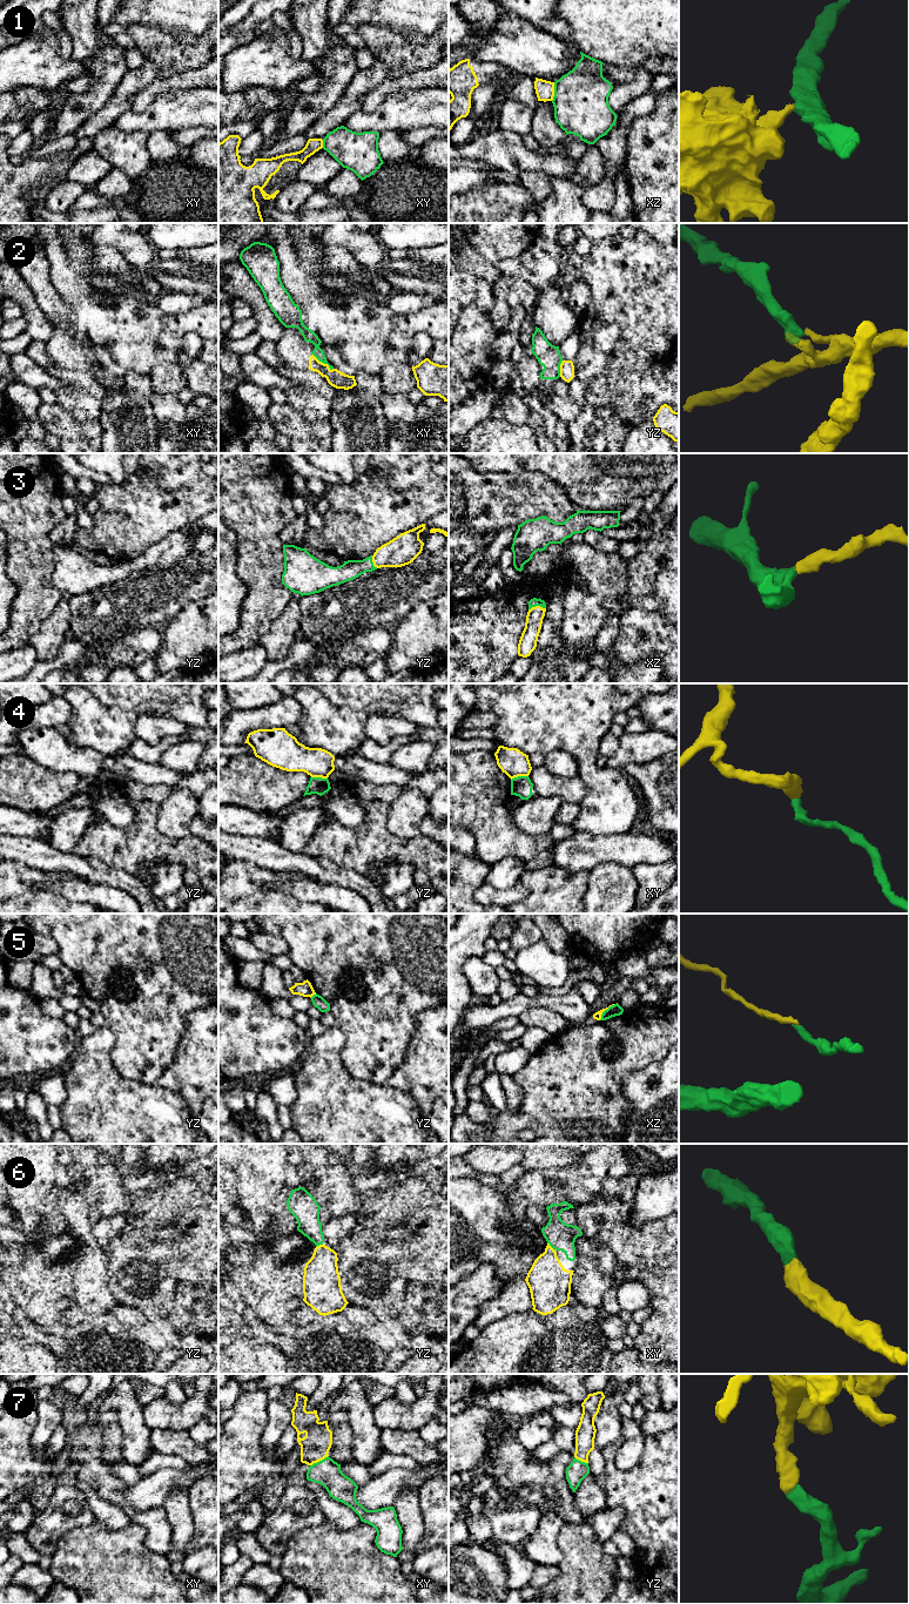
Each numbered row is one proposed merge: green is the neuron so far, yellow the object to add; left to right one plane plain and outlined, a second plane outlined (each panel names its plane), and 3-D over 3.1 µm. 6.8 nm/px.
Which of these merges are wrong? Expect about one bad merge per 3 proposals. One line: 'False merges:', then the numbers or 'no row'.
False merges: 1, 2, 4, 5

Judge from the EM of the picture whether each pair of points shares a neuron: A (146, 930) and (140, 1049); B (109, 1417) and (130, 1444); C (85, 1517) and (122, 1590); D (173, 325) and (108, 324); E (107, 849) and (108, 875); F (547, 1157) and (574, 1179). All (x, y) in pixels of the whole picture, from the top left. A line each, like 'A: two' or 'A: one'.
A: one
B: two
C: two
D: one
E: two
F: two

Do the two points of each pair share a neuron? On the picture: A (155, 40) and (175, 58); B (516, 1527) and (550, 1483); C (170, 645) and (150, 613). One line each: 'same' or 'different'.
A: same
B: same
C: different

